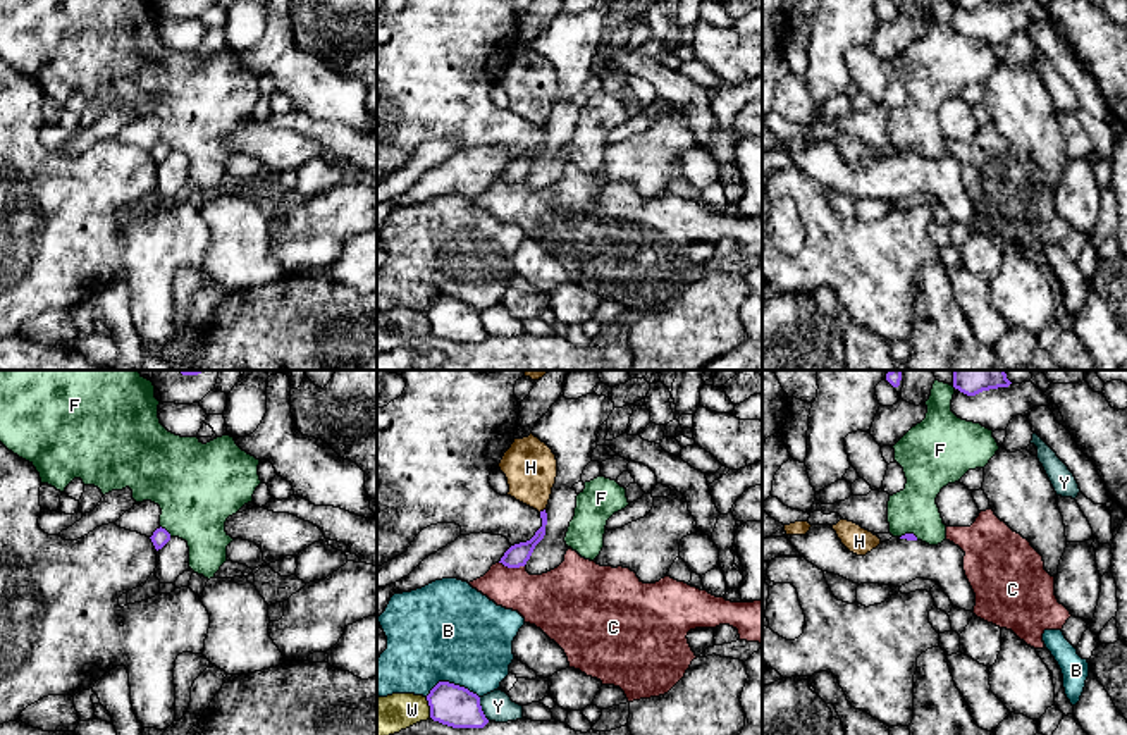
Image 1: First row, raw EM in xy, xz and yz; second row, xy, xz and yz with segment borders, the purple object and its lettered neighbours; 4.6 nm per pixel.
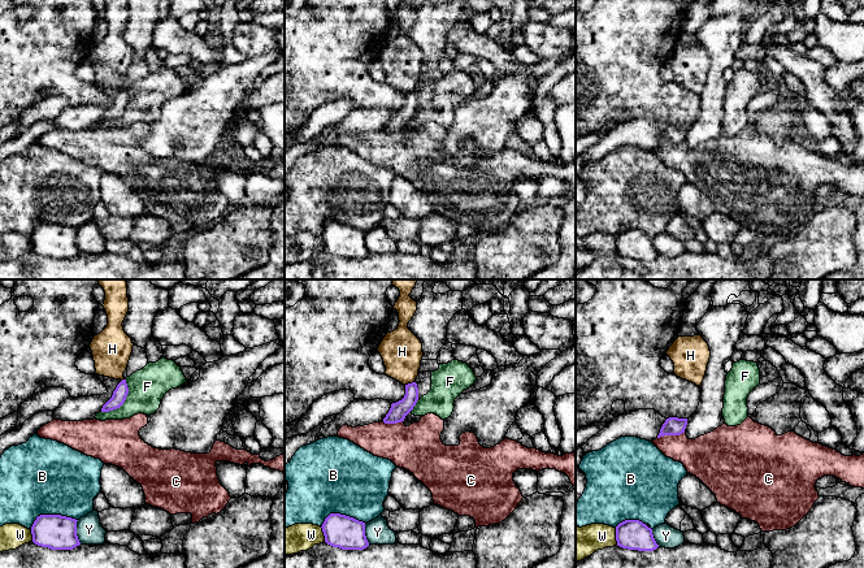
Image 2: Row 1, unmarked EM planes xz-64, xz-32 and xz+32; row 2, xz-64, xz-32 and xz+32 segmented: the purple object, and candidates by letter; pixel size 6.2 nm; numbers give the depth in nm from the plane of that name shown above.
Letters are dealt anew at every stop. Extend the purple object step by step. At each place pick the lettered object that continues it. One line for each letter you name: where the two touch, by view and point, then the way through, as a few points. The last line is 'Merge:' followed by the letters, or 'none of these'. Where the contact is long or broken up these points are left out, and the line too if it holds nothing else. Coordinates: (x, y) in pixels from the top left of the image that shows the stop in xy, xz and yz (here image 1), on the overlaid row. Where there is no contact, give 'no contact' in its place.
Merge: none of these

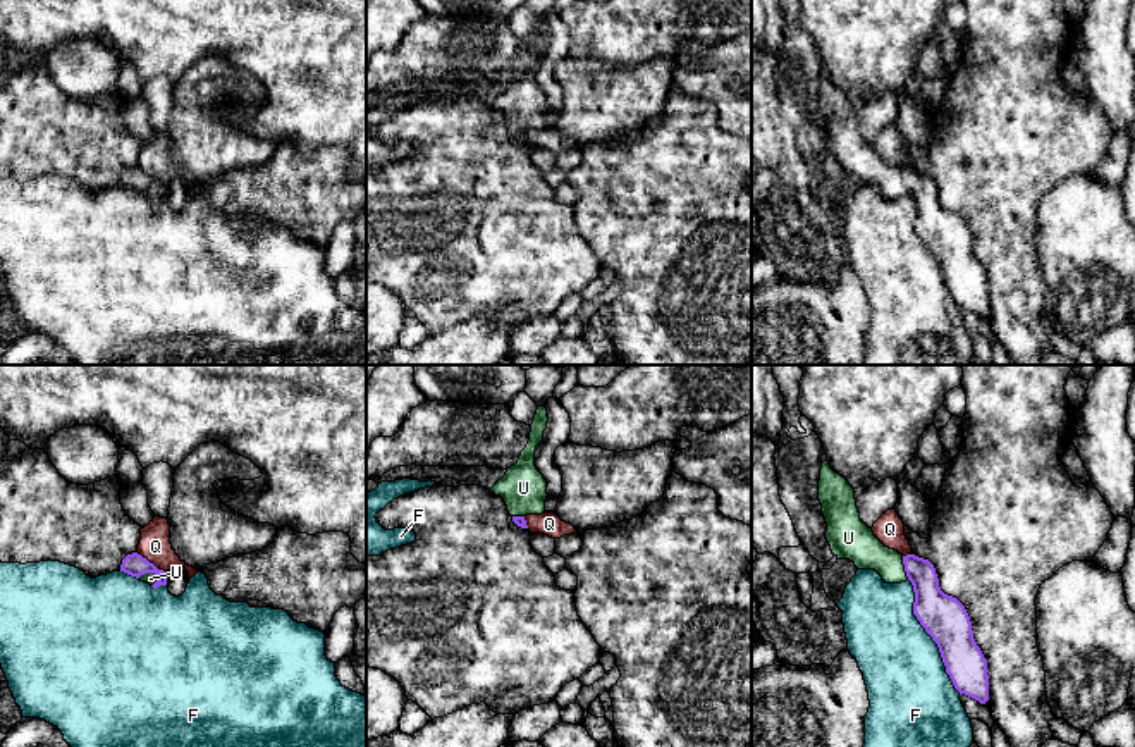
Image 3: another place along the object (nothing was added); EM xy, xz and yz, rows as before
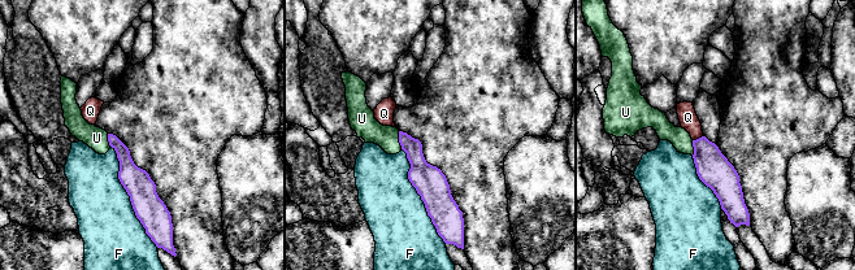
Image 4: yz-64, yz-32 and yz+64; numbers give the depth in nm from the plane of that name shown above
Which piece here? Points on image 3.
U: meets purple in yz at (905, 568); runs through yz (936, 611), (927, 589), (905, 568), (895, 568), (858, 544)
Merge: U

